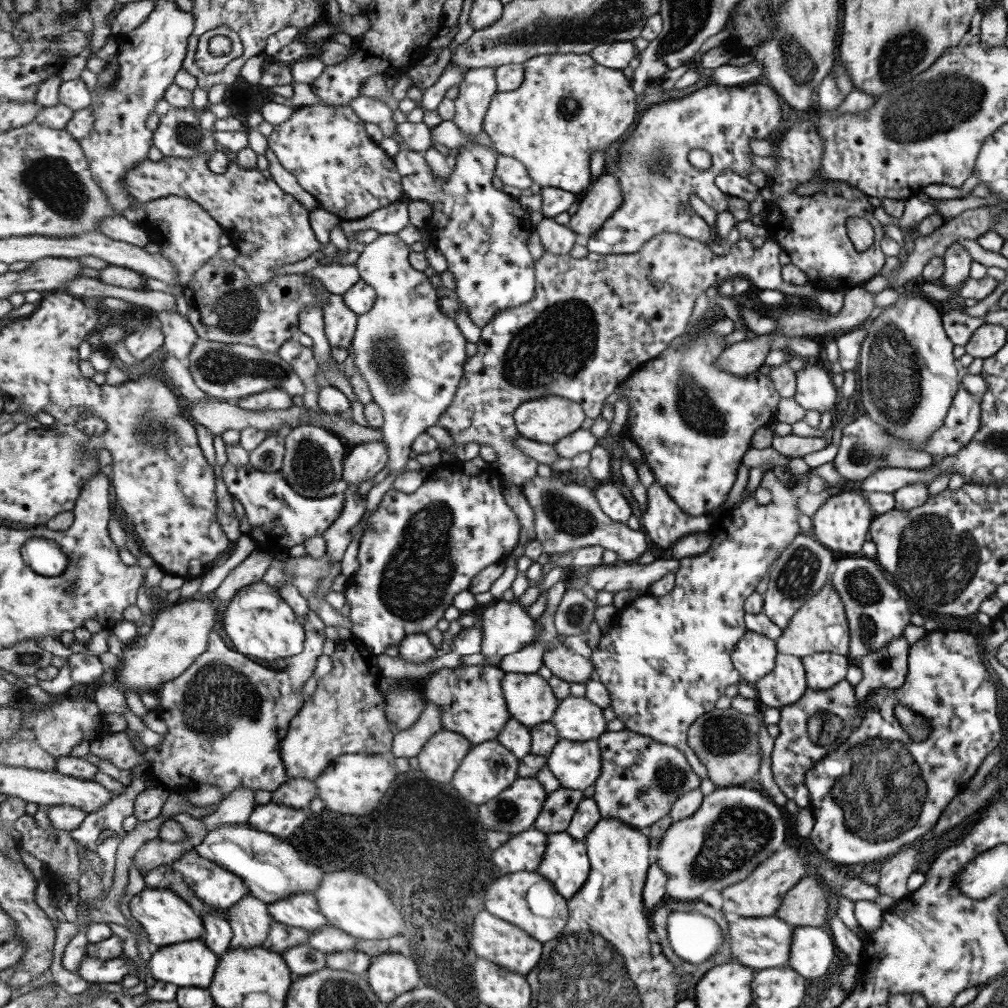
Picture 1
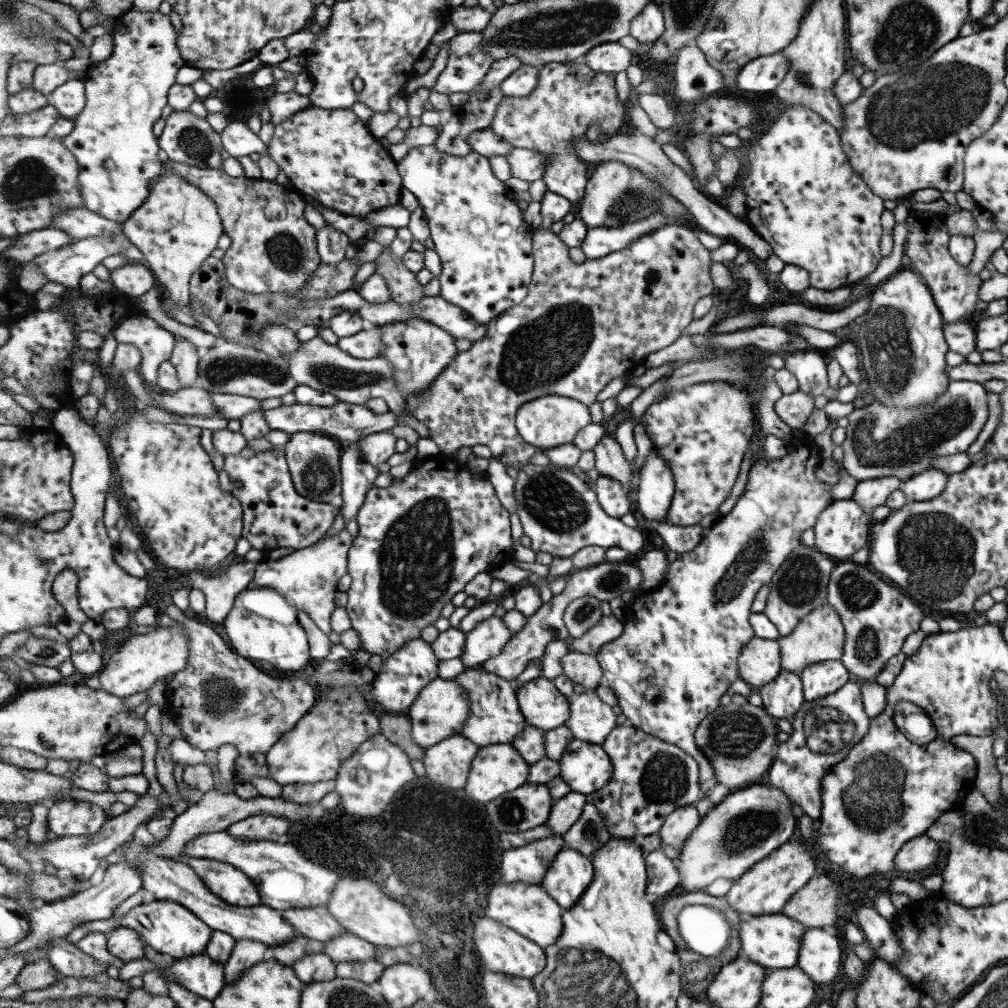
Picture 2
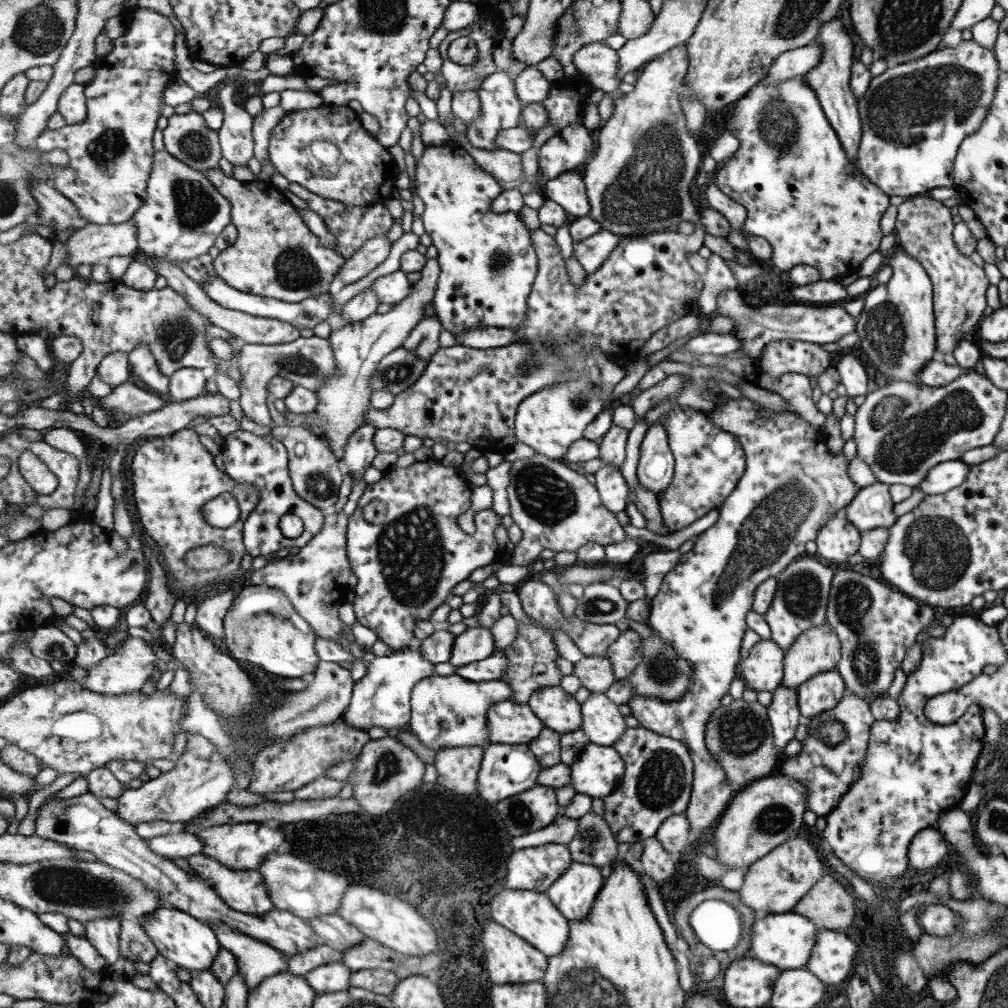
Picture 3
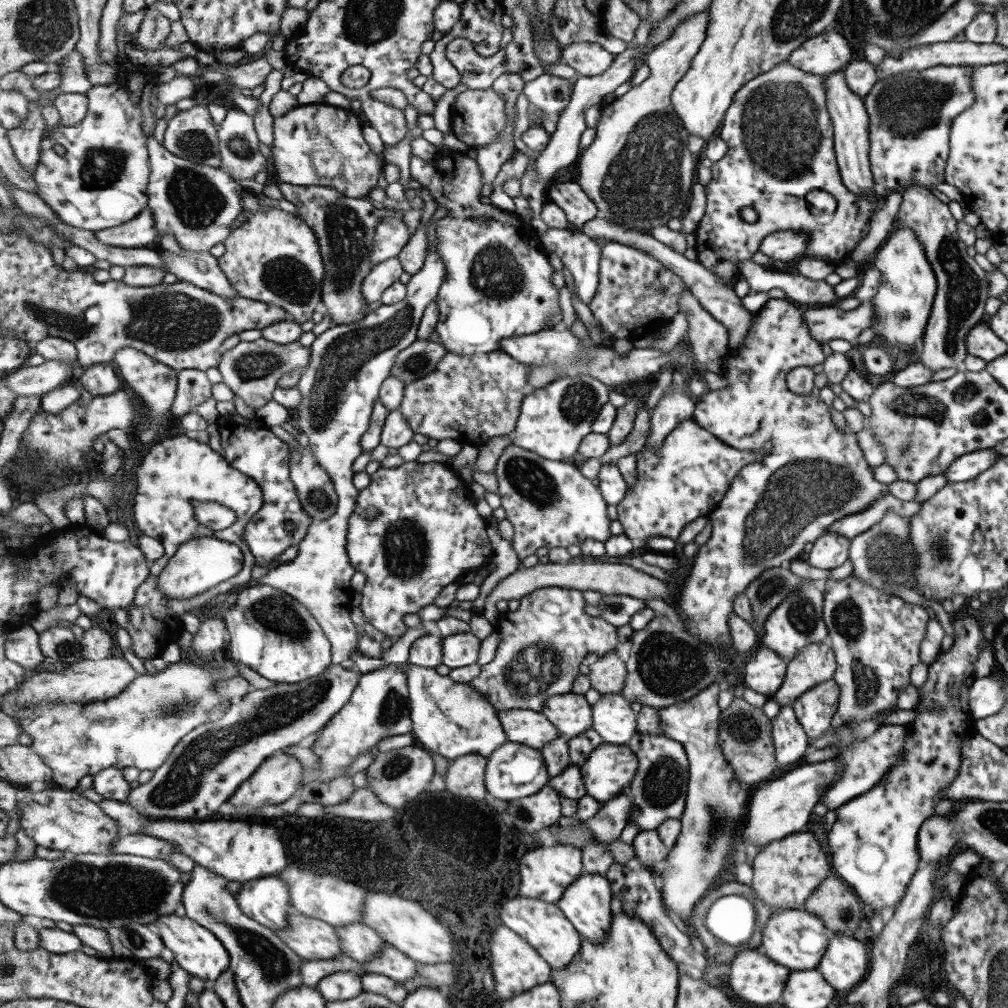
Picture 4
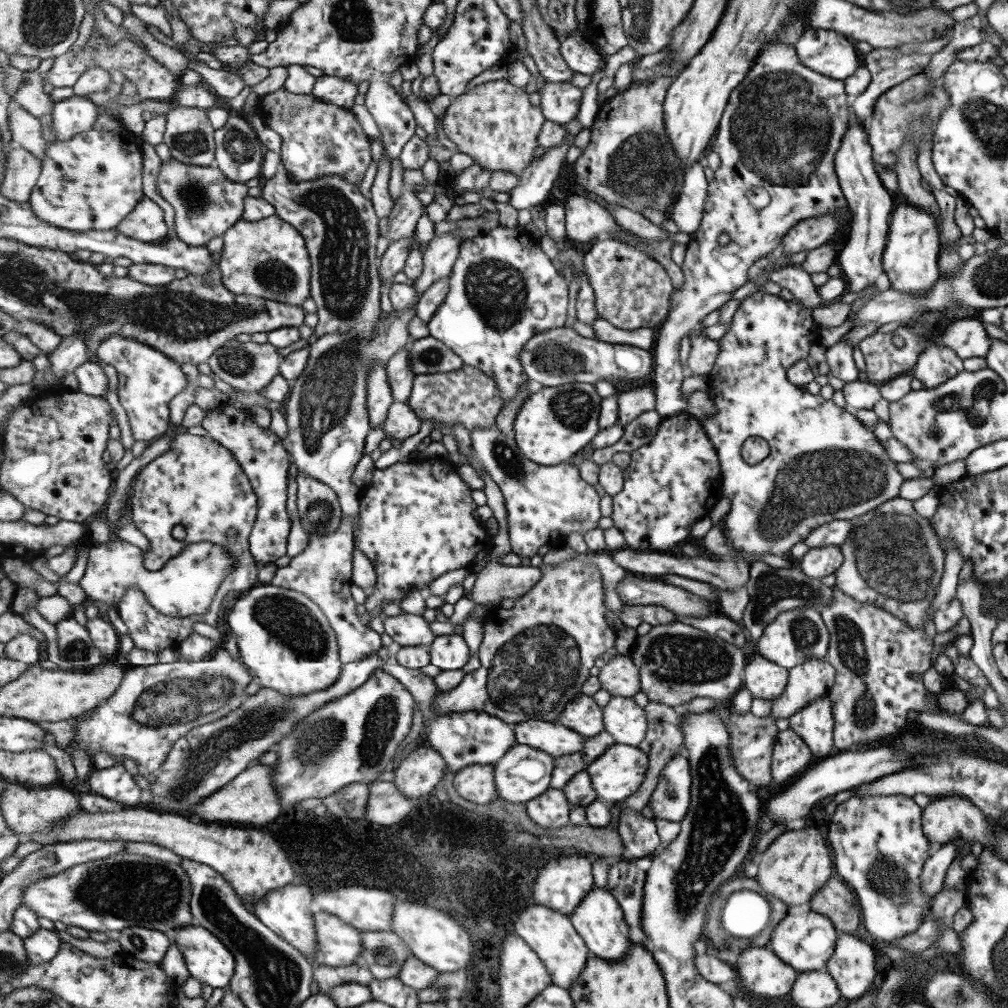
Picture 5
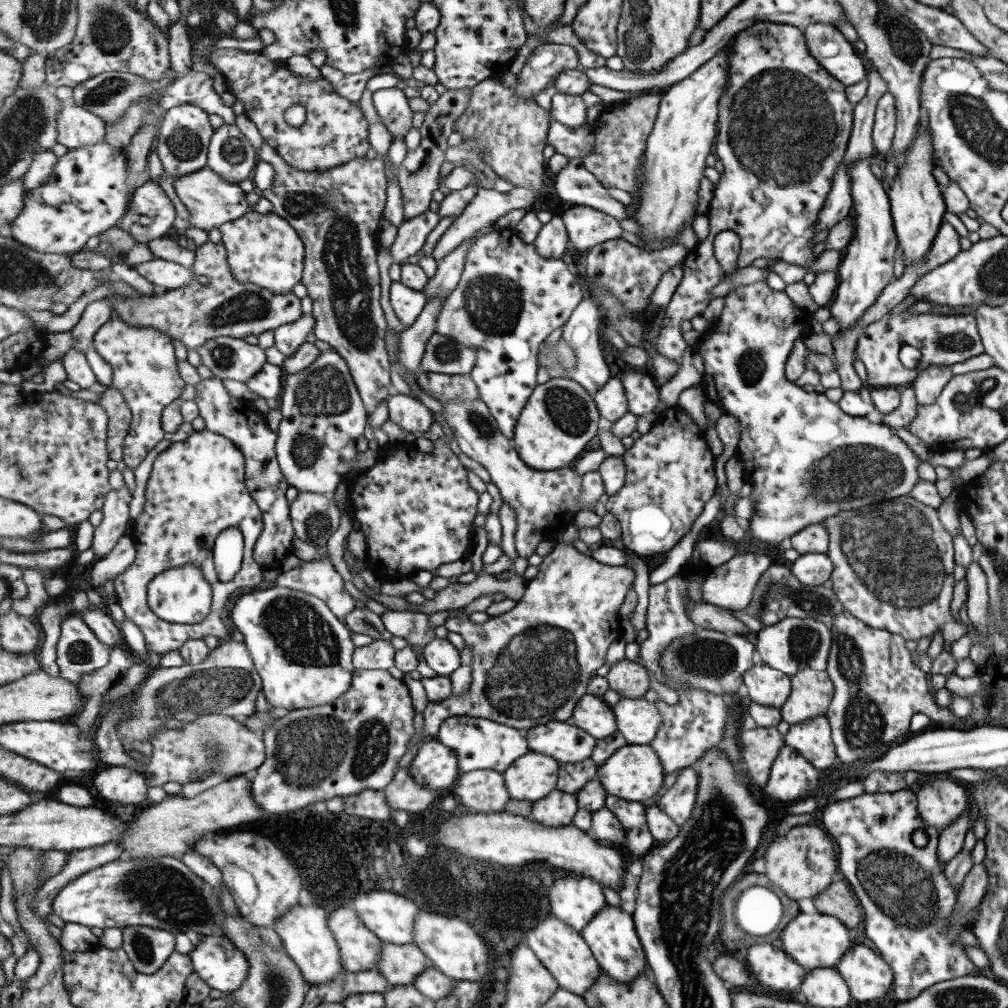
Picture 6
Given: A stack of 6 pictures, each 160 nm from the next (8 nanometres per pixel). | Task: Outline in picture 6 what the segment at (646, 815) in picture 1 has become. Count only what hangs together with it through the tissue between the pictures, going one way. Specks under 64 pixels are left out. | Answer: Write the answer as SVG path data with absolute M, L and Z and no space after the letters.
M691 767L679 770L676 781L670 789L661 794L657 805L679 826L683 826L696 809L700 777Z

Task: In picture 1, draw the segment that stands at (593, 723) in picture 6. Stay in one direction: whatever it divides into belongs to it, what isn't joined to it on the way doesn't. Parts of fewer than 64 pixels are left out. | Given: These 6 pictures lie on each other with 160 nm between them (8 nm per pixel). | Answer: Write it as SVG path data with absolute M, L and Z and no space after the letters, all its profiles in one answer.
M505 673L503 692L508 706L516 718L525 726L534 727L552 722L560 706L560 698L550 682L539 674Z

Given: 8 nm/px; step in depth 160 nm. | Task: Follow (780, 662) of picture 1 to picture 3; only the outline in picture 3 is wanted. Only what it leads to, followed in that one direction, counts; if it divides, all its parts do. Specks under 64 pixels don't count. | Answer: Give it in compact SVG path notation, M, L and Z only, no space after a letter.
M781 683L779 688L771 691L768 711L769 722L772 722L772 737L777 748L783 750L785 744L793 738L795 727L799 724L796 689Z

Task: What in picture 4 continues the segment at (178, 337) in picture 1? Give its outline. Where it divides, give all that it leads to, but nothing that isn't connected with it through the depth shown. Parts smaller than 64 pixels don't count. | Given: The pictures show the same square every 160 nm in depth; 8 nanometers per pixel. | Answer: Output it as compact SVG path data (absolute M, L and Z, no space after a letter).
M186 369L179 371L178 375L176 402L172 407L171 415L183 418L194 412L196 406L213 397L213 384L209 382L203 370Z

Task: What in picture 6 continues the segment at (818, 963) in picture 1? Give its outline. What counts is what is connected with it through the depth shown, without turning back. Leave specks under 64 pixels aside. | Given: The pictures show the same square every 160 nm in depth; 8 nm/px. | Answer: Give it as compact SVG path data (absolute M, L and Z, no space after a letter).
M854 943L848 948L846 953L843 953L841 960L837 961L837 964L834 966L834 969L841 975L847 987L849 987L851 999L862 1006L875 1005L875 1002L880 1002L885 998L889 986L893 984L892 970L877 954L870 945Z

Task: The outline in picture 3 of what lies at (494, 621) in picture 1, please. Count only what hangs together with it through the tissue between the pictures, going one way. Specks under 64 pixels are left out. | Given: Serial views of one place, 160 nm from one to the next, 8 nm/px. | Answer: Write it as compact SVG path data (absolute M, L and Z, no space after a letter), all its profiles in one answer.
M471 627L456 635L450 662L457 668L484 661L494 655L495 640L490 628Z

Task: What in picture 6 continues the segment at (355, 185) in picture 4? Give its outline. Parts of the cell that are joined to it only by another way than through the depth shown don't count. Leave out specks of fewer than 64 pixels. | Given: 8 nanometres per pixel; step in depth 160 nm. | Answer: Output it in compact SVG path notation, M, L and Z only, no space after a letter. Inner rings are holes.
M218 48L209 56L211 62L225 77L227 90L243 102L245 113L258 126L265 141L277 147L279 154L291 167L299 171L325 171L345 163L352 162L355 158L363 158L371 150L369 140L369 121L359 102L350 102L343 98L326 78L321 80L304 80L287 65L287 61L273 62L265 58L261 52L252 53L241 49ZM294 104L303 105L307 109L305 124L300 127L291 126L285 120L285 113Z

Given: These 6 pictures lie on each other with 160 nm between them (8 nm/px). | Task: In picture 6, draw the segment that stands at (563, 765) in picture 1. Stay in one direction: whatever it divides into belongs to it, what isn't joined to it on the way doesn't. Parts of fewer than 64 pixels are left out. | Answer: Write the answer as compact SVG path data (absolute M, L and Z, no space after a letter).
M627 745L622 746L604 765L600 765L597 778L608 794L614 794L631 802L644 803L657 792L659 796L665 789L660 789L663 782L664 765L660 761L660 755L650 745Z

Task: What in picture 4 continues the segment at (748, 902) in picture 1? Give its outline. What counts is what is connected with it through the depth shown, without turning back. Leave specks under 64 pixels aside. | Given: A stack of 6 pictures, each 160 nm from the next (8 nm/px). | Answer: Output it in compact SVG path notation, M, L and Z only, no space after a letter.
M808 831L789 834L781 842L771 842L753 858L751 862L753 879L751 880L752 896L777 908L801 910L806 898L819 886L819 882L832 870L827 865L827 857L821 851L819 843Z

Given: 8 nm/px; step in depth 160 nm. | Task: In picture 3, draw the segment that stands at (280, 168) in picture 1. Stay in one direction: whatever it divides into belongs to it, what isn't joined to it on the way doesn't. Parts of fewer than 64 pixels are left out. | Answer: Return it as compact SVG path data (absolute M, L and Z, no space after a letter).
M227 83L217 93L224 110L224 125L219 130L220 143L224 158L229 163L247 168L247 162L256 156L255 117L245 107L233 102L233 94L235 83Z

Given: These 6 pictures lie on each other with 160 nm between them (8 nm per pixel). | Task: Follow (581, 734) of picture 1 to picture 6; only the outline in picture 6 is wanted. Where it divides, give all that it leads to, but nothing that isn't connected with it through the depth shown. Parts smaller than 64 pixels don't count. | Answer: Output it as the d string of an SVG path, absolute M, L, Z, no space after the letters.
M624 697L613 707L618 731L629 745L647 745L655 740L663 720L654 702L648 702L643 697Z

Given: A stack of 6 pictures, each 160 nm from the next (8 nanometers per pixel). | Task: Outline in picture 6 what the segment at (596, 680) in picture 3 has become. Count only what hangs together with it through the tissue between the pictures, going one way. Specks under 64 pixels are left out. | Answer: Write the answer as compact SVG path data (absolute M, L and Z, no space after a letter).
M625 658L611 666L605 680L622 698L641 698L651 688L647 667Z

